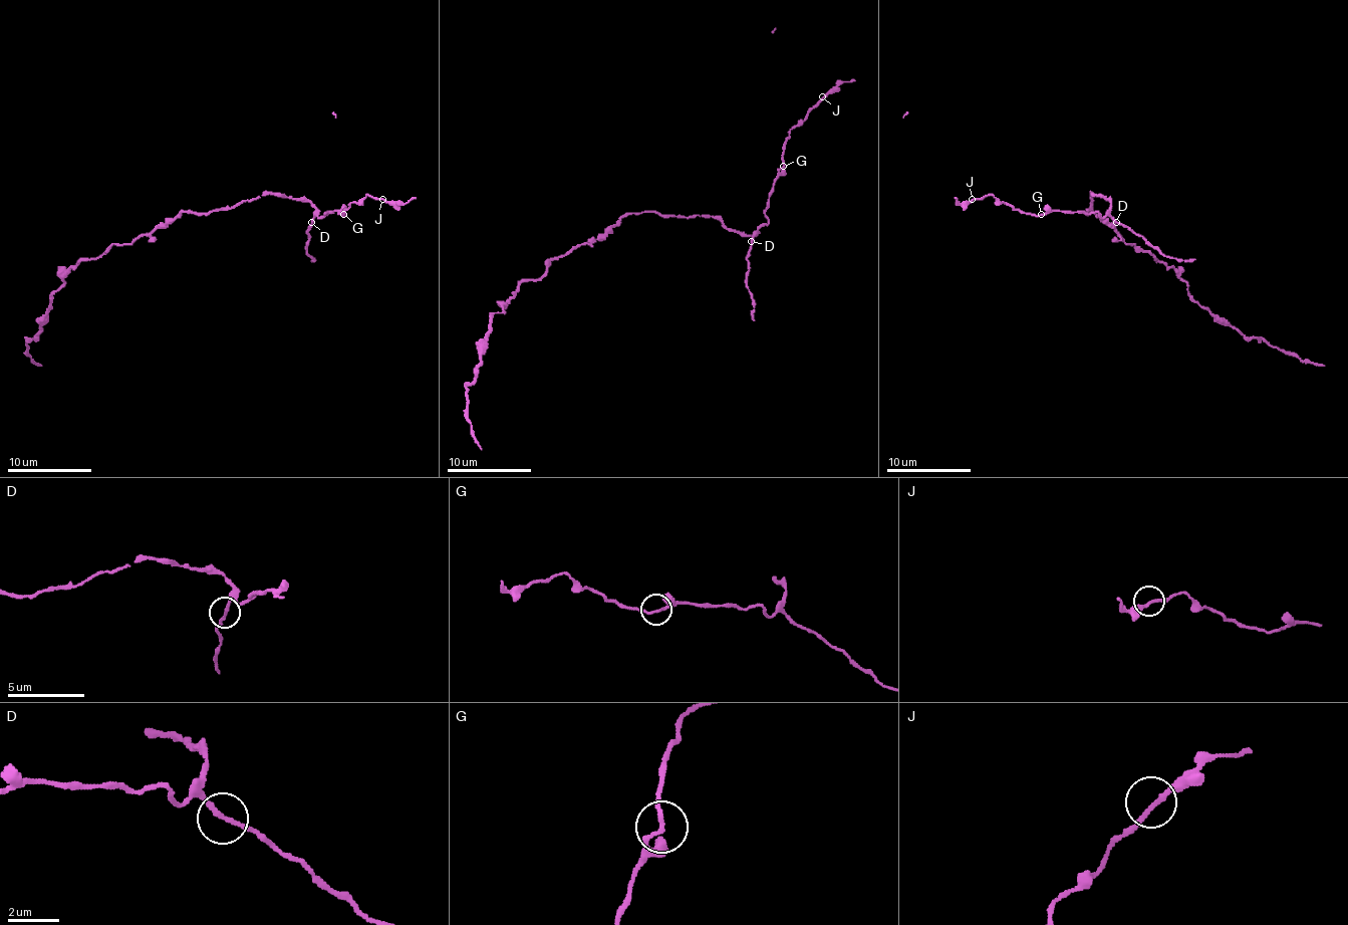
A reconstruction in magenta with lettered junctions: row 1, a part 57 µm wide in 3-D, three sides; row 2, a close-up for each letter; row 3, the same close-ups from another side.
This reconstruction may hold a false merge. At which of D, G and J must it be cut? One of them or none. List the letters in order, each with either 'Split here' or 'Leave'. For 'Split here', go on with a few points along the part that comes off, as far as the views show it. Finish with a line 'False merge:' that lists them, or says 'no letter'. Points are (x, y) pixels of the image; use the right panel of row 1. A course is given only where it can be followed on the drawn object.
D: Leave
G: Leave
J: Leave
False merge: no letter

